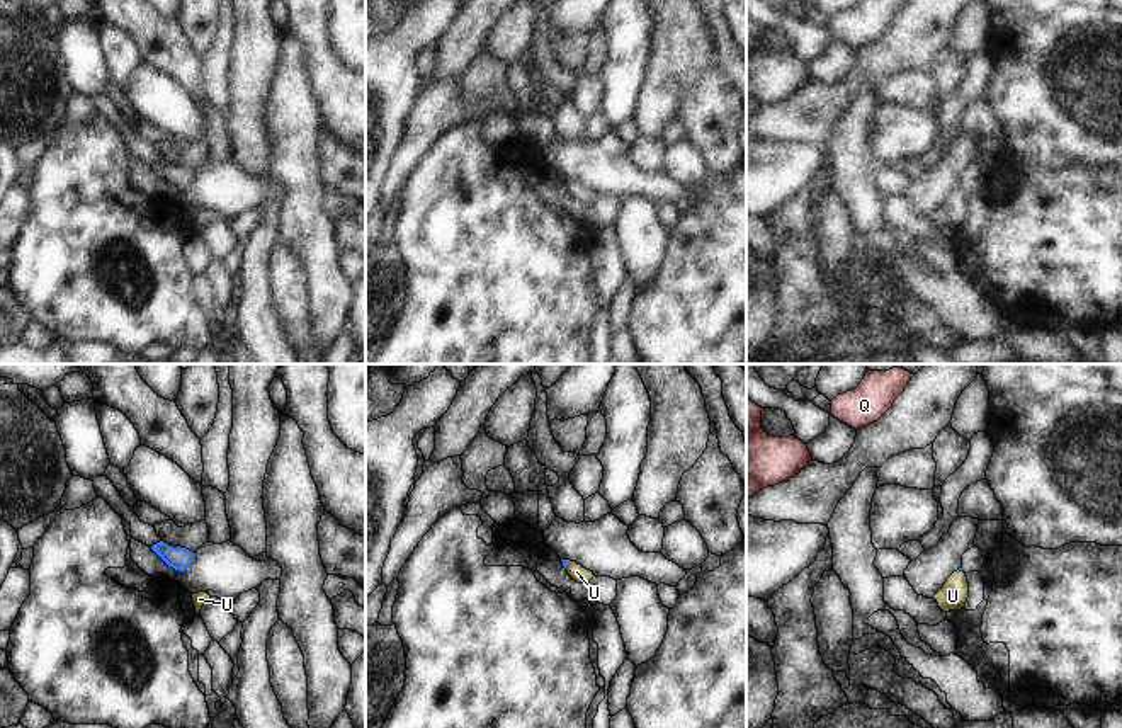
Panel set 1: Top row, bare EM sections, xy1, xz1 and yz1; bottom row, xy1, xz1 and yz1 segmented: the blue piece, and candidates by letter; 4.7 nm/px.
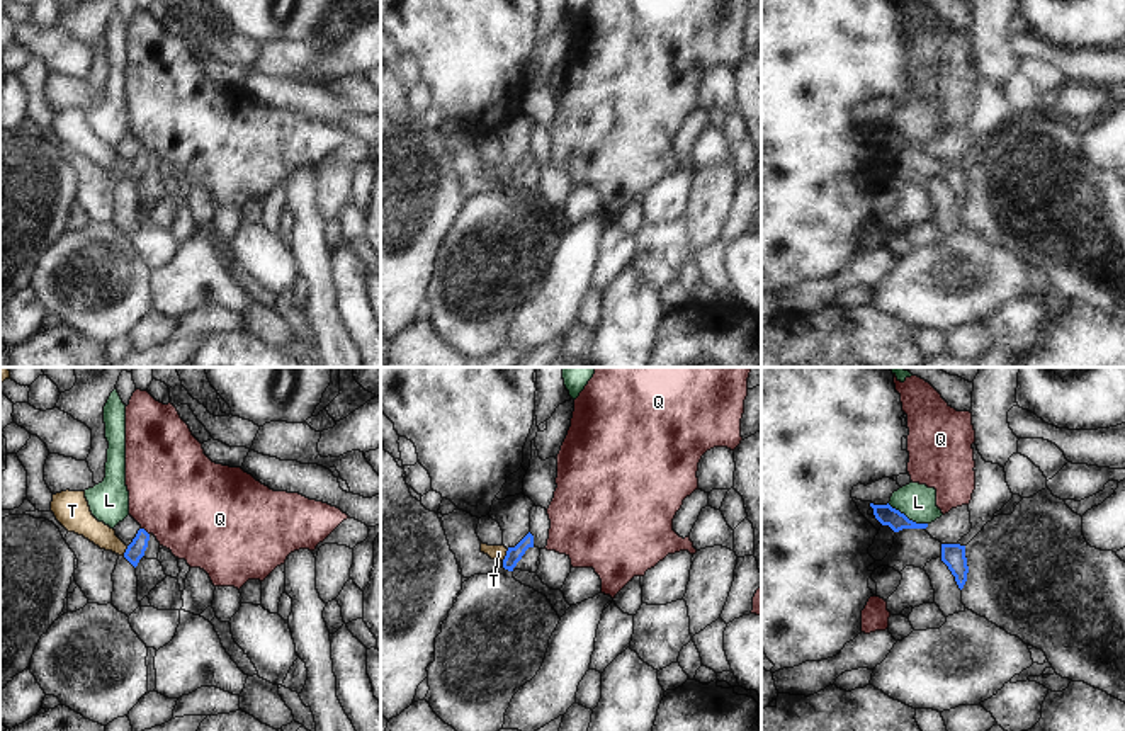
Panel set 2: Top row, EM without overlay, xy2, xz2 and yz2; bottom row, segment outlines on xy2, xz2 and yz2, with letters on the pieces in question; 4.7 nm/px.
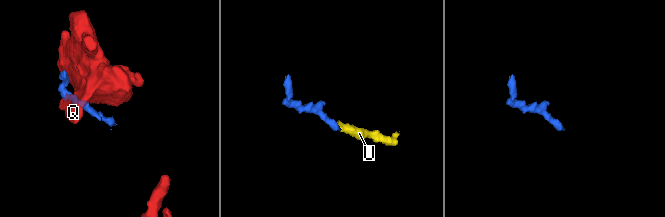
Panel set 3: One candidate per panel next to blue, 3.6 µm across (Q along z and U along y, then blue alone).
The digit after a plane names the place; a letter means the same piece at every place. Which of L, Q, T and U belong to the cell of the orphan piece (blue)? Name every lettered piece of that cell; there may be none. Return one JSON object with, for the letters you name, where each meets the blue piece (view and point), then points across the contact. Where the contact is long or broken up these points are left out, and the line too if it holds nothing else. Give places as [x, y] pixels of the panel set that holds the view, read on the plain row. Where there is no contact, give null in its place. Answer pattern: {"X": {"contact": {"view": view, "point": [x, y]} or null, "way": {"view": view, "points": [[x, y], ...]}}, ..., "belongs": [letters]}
{"U": {"contact": {"view": "xz1", "point": [566, 182]}, "way": {"view": "xz1", "points": [[565, 181], [566, 182], [577, 191]]}}, "belongs": ["U"]}

